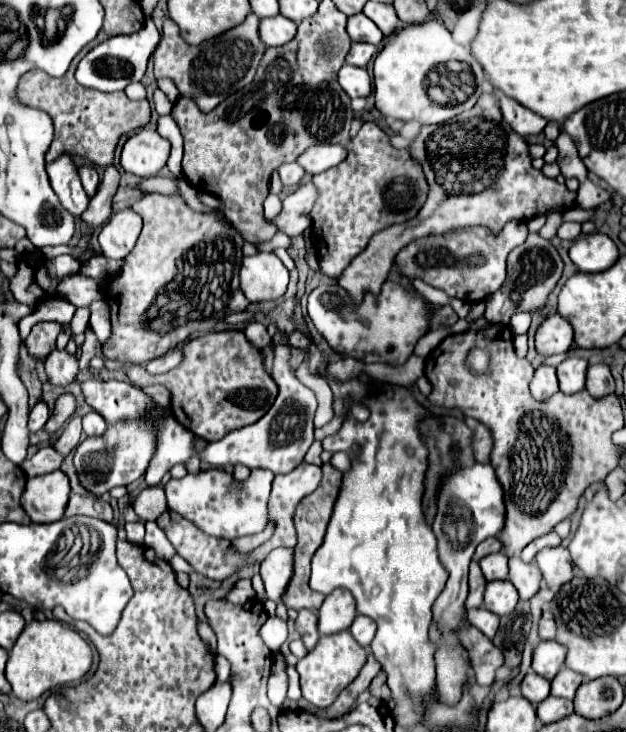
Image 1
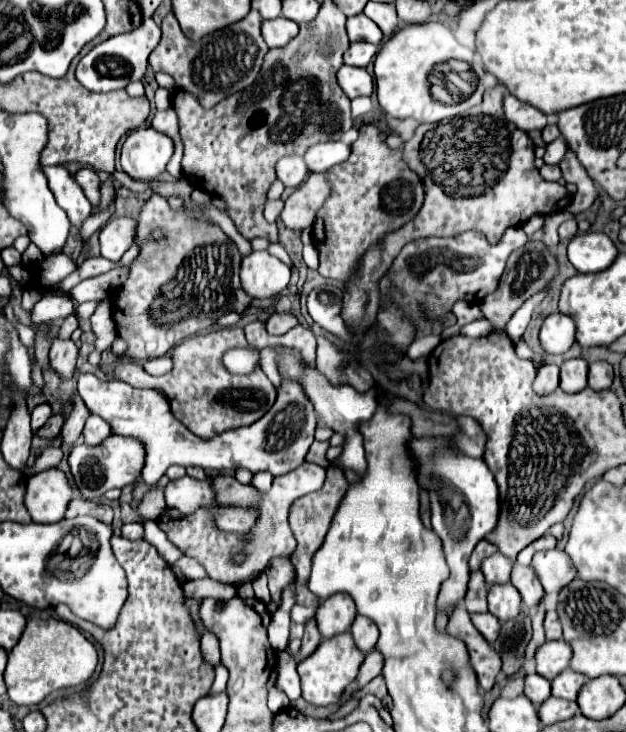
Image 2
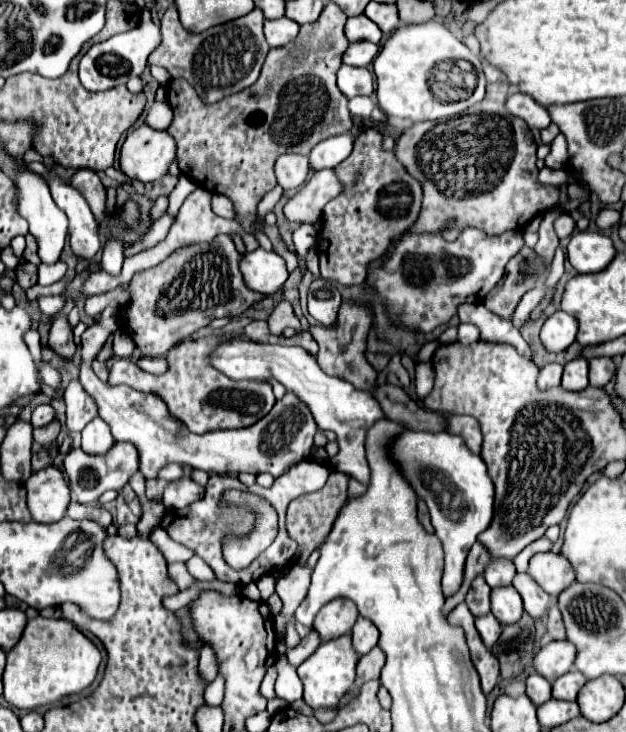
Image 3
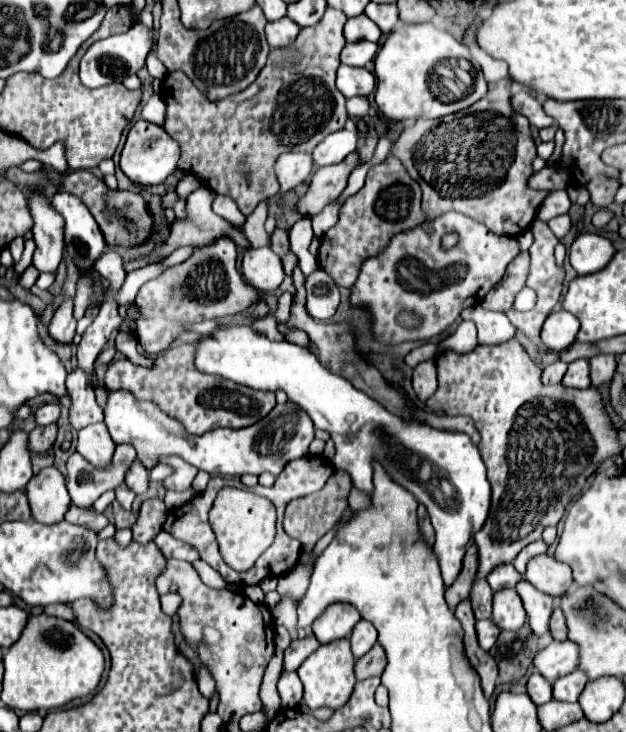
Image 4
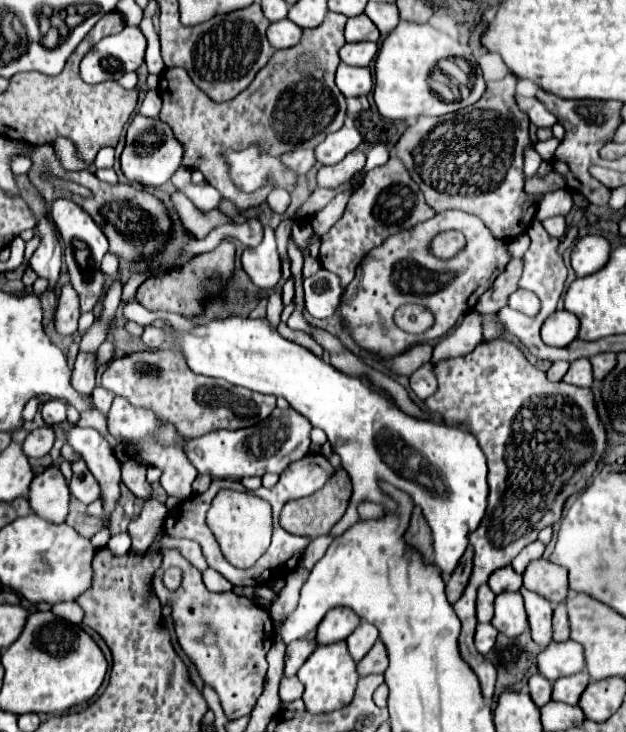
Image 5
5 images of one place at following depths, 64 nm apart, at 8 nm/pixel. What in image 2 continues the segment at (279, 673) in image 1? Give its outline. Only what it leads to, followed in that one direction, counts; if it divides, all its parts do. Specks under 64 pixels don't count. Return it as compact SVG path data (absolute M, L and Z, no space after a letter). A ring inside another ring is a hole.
M272 686L270 692L268 692L268 708L276 714L278 710L288 708L288 704L290 704L290 700L286 698L286 694L282 690L278 690L276 686Z

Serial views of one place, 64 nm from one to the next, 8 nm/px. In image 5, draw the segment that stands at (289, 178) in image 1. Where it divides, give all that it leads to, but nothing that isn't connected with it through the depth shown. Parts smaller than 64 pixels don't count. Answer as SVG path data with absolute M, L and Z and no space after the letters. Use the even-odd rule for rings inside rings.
M296 148L296 150L292 150L292 152L286 152L286 154L282 156L282 162L284 162L288 168L296 170L300 176L304 176L304 174L314 166L316 156L314 156L314 150L312 150L312 148Z

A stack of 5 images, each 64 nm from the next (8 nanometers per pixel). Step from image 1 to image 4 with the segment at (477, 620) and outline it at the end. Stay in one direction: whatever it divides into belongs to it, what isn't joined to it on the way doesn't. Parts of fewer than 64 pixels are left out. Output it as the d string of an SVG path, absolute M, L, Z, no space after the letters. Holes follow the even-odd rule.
M480 620L476 622L476 634L478 634L478 644L482 650L490 650L500 634L500 630L496 628L496 624L492 620Z

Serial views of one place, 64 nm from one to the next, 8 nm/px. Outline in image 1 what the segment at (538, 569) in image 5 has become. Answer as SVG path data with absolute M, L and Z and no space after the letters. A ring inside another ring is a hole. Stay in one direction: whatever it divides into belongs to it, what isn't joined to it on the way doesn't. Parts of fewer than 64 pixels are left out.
M544 548L536 554L536 564L542 572L542 578L548 588L558 590L562 584L574 578L574 564L570 560L570 554L566 548Z

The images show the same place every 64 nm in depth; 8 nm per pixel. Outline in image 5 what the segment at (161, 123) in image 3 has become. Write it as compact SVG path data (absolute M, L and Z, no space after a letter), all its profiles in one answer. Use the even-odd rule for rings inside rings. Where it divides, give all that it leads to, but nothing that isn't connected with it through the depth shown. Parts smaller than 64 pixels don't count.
M148 90L146 92L146 98L144 98L142 106L140 106L140 114L146 114L146 116L152 116L154 118L154 116L158 116L160 106L162 106L162 100L160 100L158 92L156 90Z

